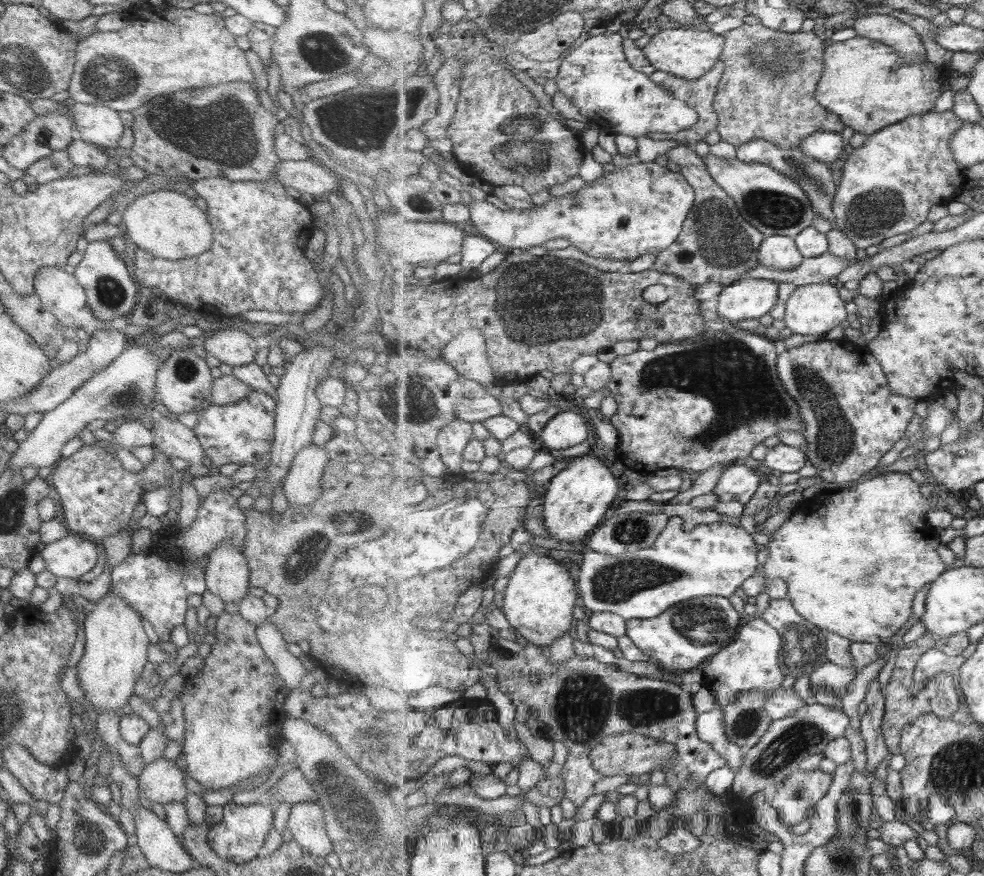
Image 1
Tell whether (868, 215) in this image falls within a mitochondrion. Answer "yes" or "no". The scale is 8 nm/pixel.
yes

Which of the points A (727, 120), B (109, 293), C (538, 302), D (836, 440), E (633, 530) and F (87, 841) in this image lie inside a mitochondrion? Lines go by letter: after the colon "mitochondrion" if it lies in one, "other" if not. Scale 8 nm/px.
A: other
B: mitochondrion
C: mitochondrion
D: mitochondrion
E: mitochondrion
F: mitochondrion

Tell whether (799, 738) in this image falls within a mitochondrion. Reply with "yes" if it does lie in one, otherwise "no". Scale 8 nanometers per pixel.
yes

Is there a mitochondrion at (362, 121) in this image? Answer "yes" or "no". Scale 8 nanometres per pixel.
yes

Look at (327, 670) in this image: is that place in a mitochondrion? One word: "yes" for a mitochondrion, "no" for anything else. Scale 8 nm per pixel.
no

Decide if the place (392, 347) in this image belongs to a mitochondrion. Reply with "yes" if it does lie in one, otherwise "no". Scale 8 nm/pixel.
no

